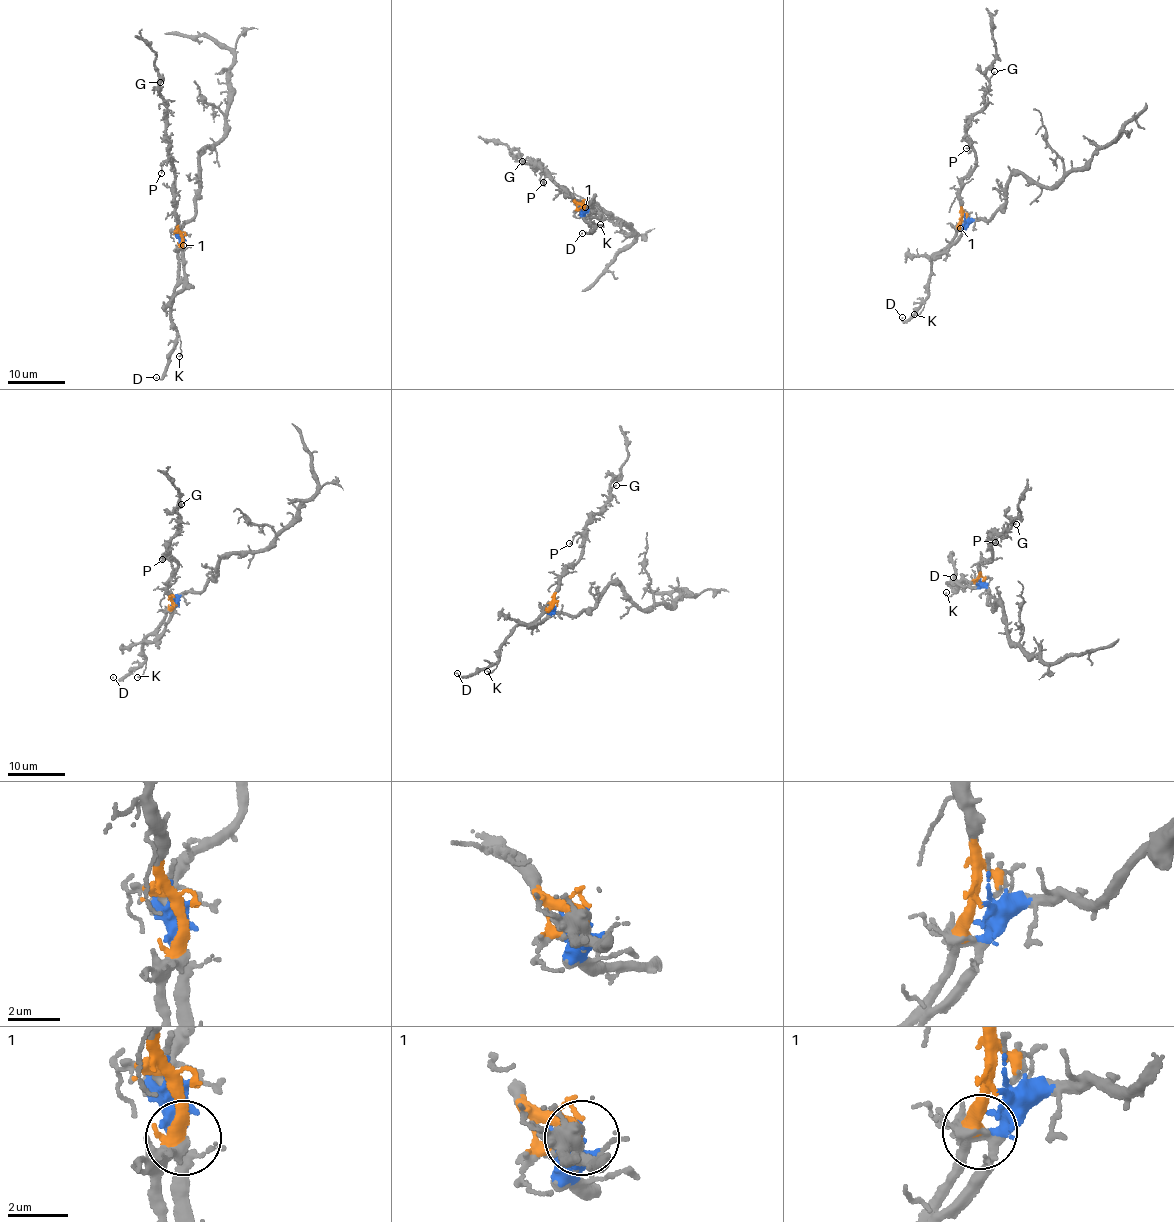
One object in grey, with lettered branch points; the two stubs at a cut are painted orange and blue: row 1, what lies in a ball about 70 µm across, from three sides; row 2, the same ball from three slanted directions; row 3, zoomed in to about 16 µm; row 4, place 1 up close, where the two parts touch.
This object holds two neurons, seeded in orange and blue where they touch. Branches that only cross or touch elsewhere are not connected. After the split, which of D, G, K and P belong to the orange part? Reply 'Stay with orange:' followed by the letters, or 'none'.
Stay with orange: D, G, K, P

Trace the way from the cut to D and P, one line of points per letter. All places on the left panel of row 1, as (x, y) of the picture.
D: (185, 235), (178, 254), (179, 277), (173, 293), (172, 325), (177, 337), (161, 379), (156, 376)
P: (185, 235), (178, 228), (172, 188), (175, 167), (165, 161), (161, 166), (161, 173)

